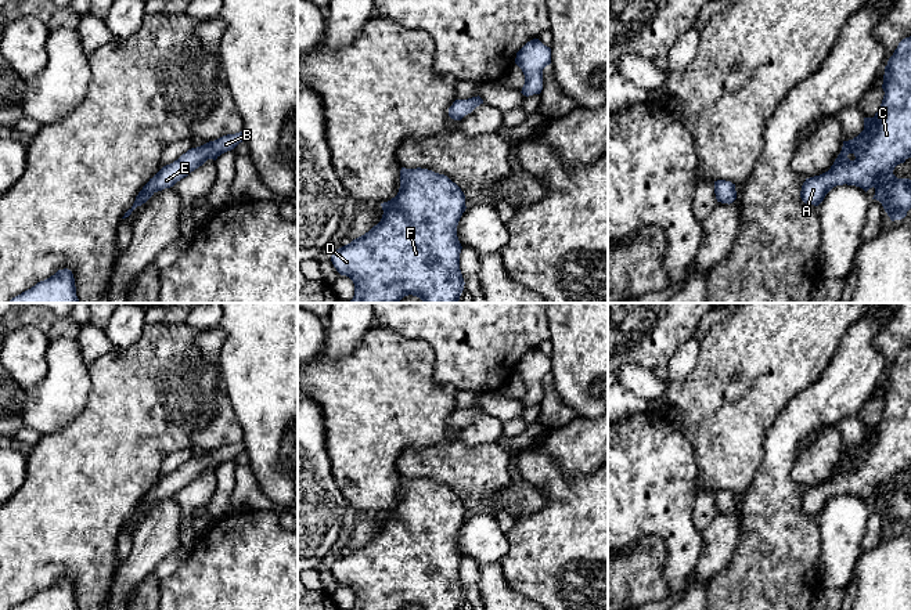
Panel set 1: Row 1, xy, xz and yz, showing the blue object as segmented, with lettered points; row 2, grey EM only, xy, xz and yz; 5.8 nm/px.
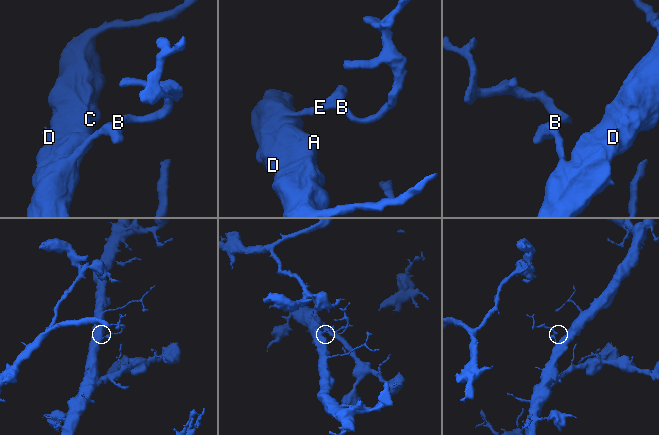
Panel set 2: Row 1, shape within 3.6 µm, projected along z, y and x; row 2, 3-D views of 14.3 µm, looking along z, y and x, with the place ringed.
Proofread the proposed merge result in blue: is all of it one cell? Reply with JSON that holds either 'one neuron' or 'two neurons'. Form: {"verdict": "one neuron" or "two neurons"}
{"verdict": "one neuron"}

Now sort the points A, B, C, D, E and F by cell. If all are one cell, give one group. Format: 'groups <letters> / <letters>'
groups A B C D E F

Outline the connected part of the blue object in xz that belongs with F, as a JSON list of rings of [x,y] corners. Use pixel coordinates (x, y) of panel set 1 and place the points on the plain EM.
[[[402,477],[397,505],[381,516],[384,520],[381,531],[331,566],[336,581],[354,593],[352,610],[402,610],[408,604],[421,610],[460,610],[465,592],[460,580],[462,556],[457,546],[457,535],[467,519],[461,498],[444,484],[421,477]]]

